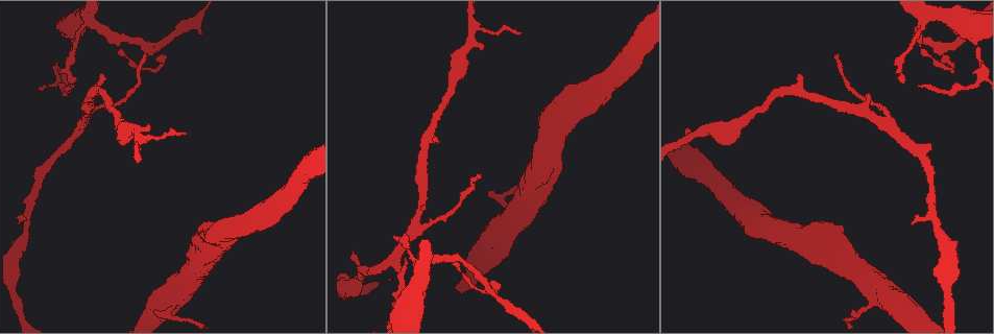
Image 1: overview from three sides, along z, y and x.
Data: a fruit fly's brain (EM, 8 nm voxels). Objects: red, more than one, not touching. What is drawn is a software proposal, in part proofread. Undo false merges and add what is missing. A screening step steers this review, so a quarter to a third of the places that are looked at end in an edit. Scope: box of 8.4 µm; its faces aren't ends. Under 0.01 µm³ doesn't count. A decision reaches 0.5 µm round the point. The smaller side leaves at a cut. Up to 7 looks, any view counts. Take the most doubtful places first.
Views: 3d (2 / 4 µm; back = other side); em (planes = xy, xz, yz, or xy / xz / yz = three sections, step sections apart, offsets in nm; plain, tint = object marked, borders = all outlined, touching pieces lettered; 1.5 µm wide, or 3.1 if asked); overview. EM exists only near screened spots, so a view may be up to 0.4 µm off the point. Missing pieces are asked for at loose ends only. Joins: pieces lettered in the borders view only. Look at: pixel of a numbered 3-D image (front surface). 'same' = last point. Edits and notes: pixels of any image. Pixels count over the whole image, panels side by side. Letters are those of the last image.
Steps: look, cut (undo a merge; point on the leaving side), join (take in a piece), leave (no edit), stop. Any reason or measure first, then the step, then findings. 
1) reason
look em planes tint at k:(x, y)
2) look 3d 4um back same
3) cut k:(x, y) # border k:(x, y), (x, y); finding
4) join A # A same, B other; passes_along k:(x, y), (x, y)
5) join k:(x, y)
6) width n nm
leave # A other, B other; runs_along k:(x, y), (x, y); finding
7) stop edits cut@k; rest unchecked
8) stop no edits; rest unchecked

tapers out
look em planes tint at 1:(186, 133)

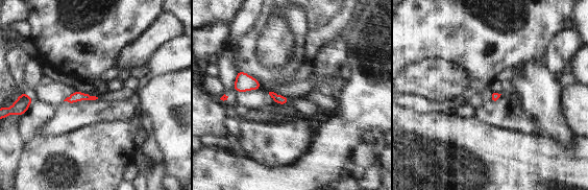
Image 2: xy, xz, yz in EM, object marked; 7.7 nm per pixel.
what lies round it
look em planes borders same

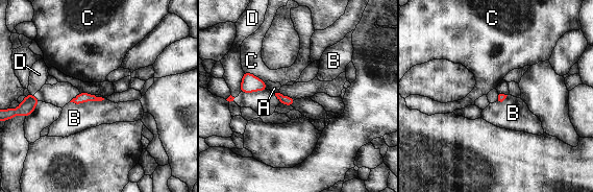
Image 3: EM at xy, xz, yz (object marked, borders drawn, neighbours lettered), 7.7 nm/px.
leave # A other, B other, C other, D other; none of them fits

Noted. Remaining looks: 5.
branch stops here
look 3d 2um at 1:(919, 86)

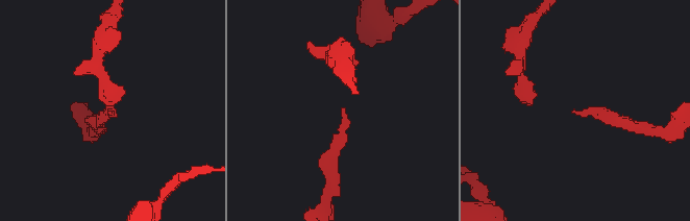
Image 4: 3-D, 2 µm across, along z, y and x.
shape alone is not enough
look em planes borders at 4:(110, 110)

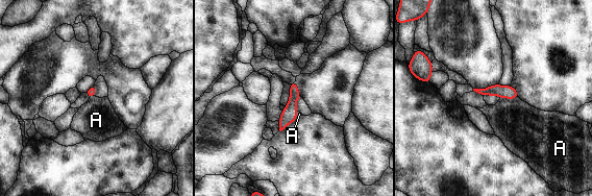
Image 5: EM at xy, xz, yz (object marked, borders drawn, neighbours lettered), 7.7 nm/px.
longest_contact A 150 nm
leave # A other; runs_along 5:(293, 83), (291, 111), (281, 126); none of them fits

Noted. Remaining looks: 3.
thick turns thin
look em xz step 8 tint at 1:(71, 39)

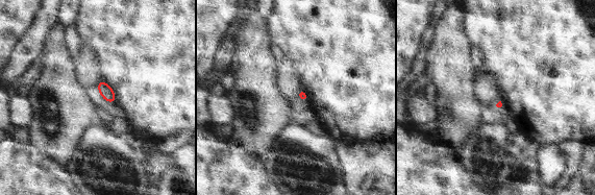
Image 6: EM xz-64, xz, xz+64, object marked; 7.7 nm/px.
cut it another way
look em planes borders same

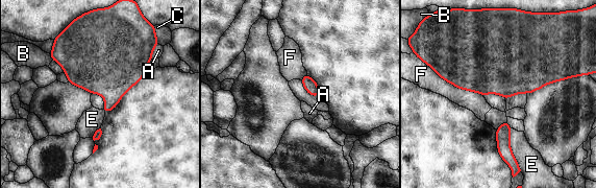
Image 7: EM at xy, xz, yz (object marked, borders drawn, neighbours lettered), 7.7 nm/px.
width 100 nm
leave # A other, B other, C other, E other, F other; border 7:(155, 46), (151, 59); continuous, no second neuron

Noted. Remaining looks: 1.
stop no edits; rest unchecked

